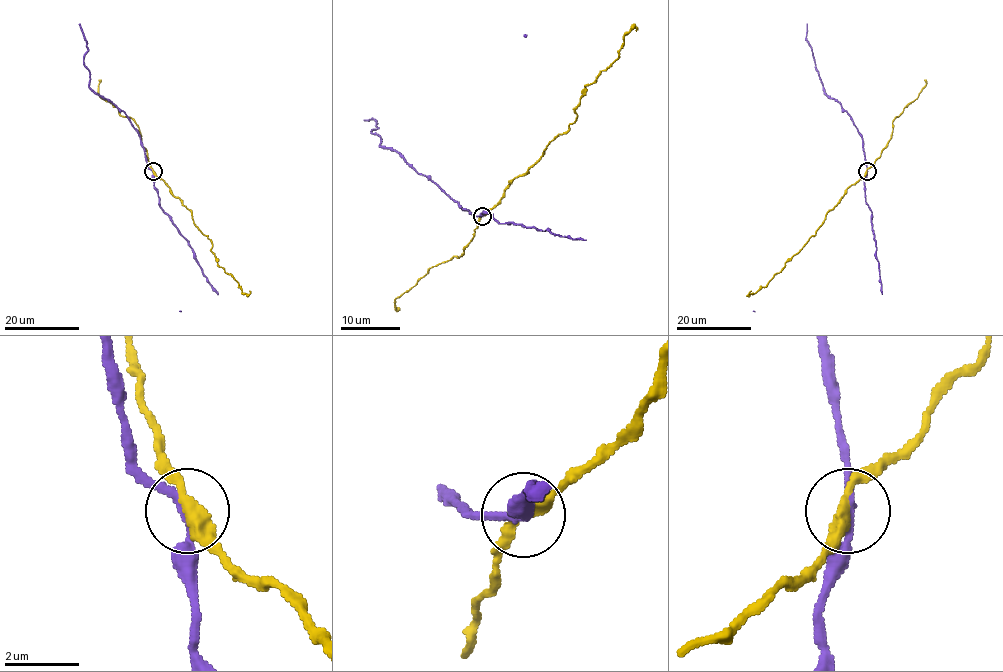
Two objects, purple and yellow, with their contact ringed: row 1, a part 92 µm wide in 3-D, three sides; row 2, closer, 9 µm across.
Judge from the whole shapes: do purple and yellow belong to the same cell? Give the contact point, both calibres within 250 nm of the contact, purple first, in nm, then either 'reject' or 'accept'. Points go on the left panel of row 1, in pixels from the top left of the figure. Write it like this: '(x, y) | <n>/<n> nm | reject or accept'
(153, 171) | 220/320 nm | reject

